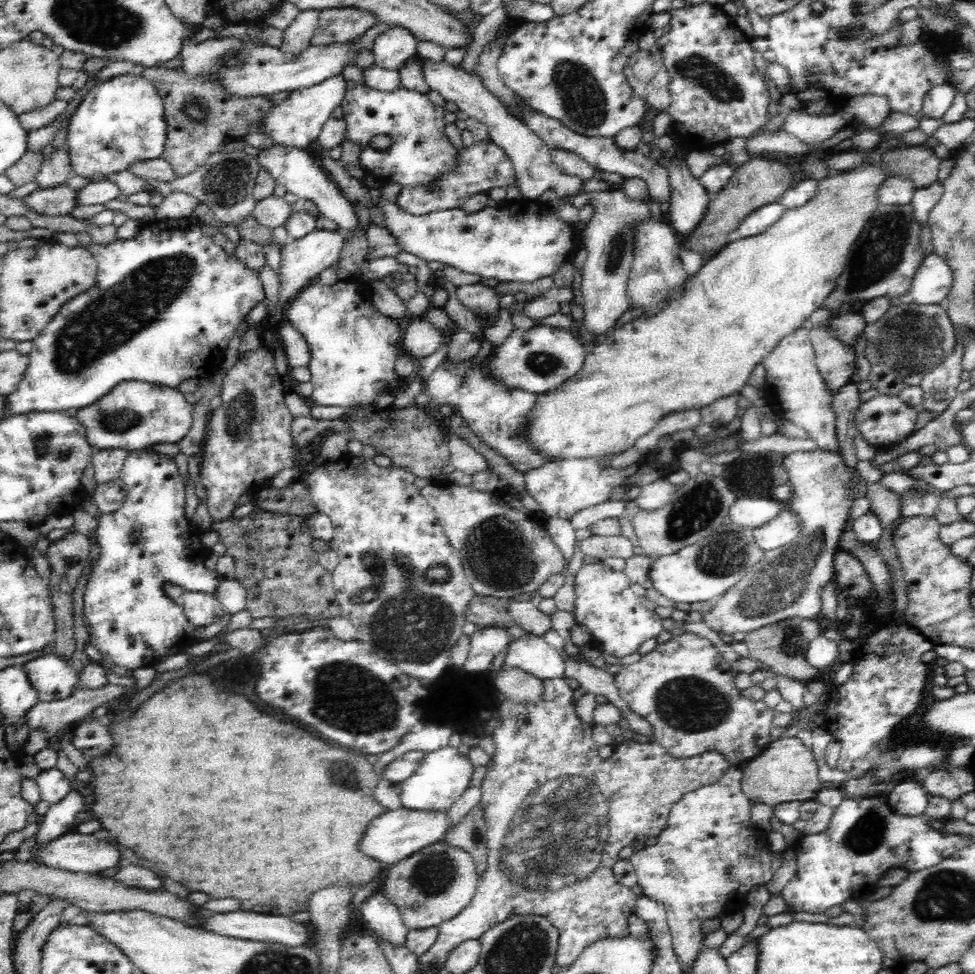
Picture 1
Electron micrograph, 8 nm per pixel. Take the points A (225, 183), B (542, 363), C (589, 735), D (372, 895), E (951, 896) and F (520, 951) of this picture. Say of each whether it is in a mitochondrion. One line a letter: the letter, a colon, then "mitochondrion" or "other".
A: mitochondrion
B: mitochondrion
C: other
D: other
E: mitochondrion
F: mitochondrion

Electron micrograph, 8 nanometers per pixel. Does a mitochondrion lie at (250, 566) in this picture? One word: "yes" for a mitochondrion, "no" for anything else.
yes

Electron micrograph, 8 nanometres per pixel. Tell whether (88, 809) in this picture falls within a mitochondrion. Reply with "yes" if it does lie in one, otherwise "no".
no

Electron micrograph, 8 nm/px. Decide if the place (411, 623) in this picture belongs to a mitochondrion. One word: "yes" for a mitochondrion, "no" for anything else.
yes

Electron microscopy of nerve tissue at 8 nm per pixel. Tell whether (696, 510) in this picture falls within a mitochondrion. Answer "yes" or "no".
yes

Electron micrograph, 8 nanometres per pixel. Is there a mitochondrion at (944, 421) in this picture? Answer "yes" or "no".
no

